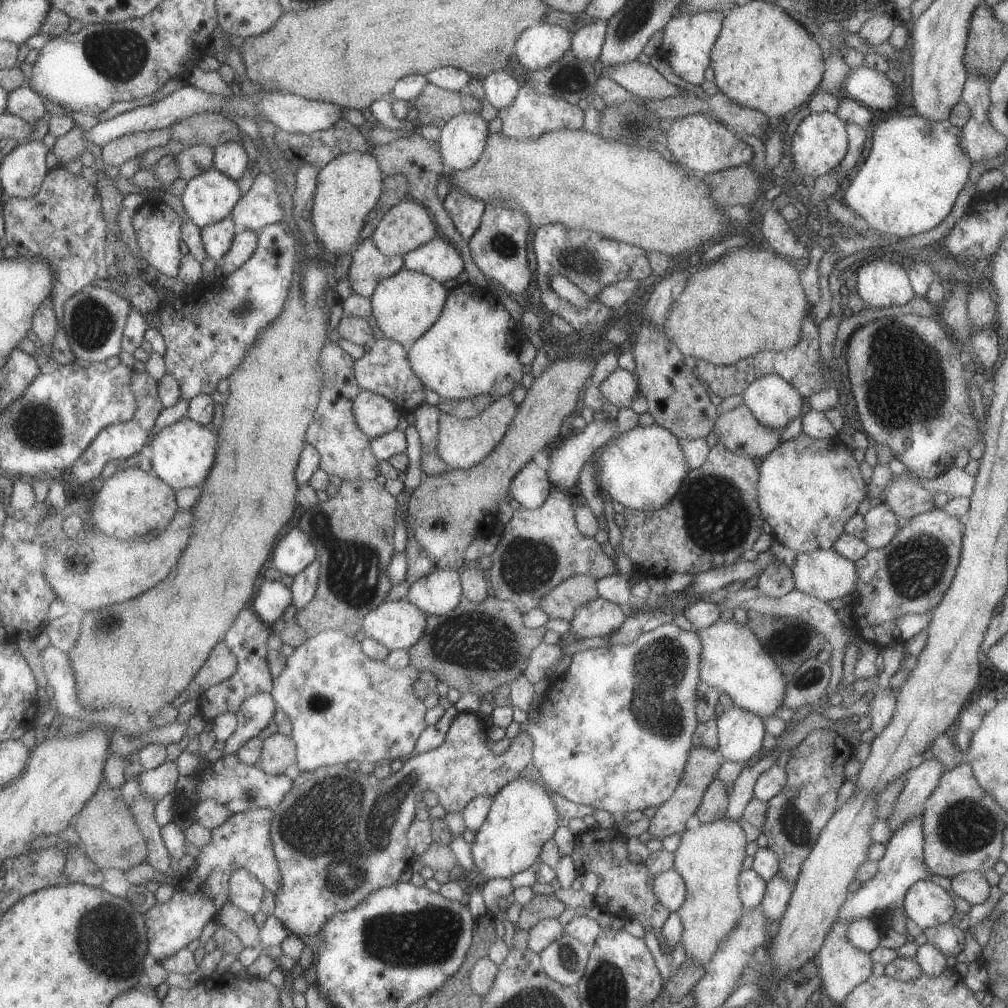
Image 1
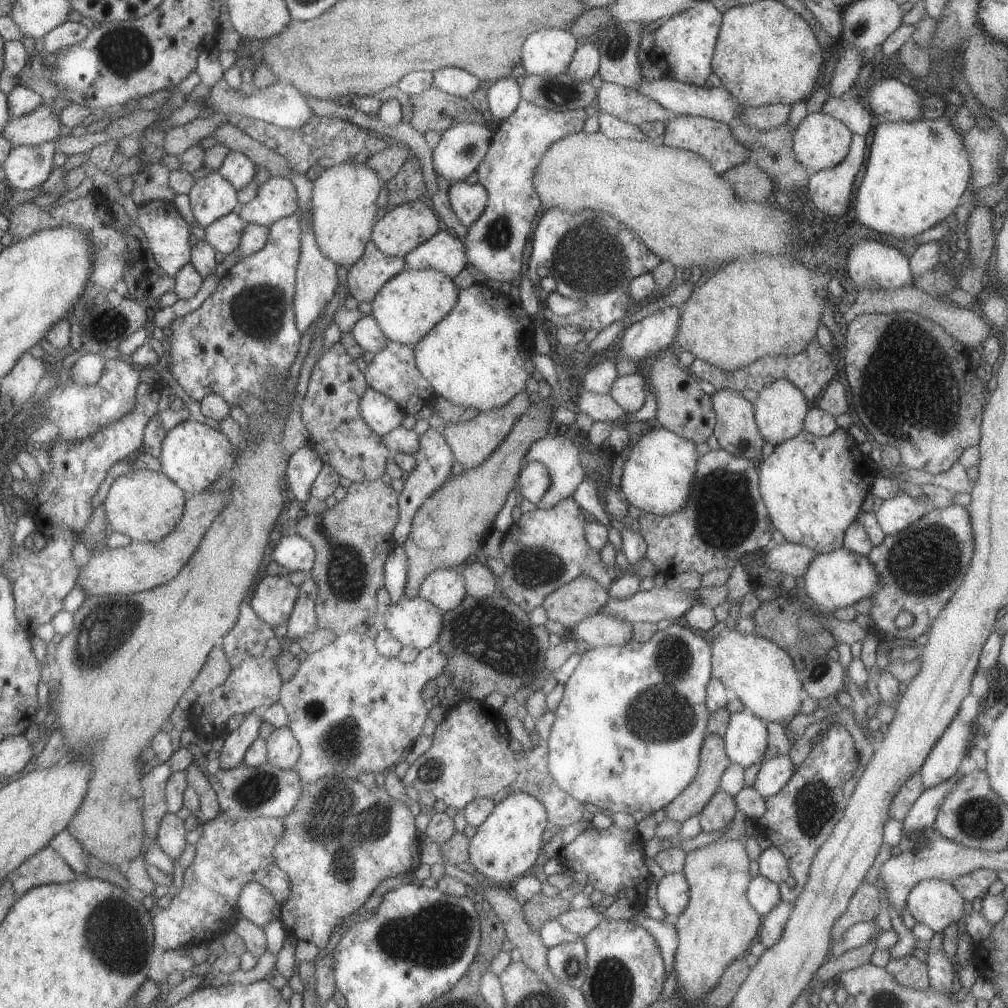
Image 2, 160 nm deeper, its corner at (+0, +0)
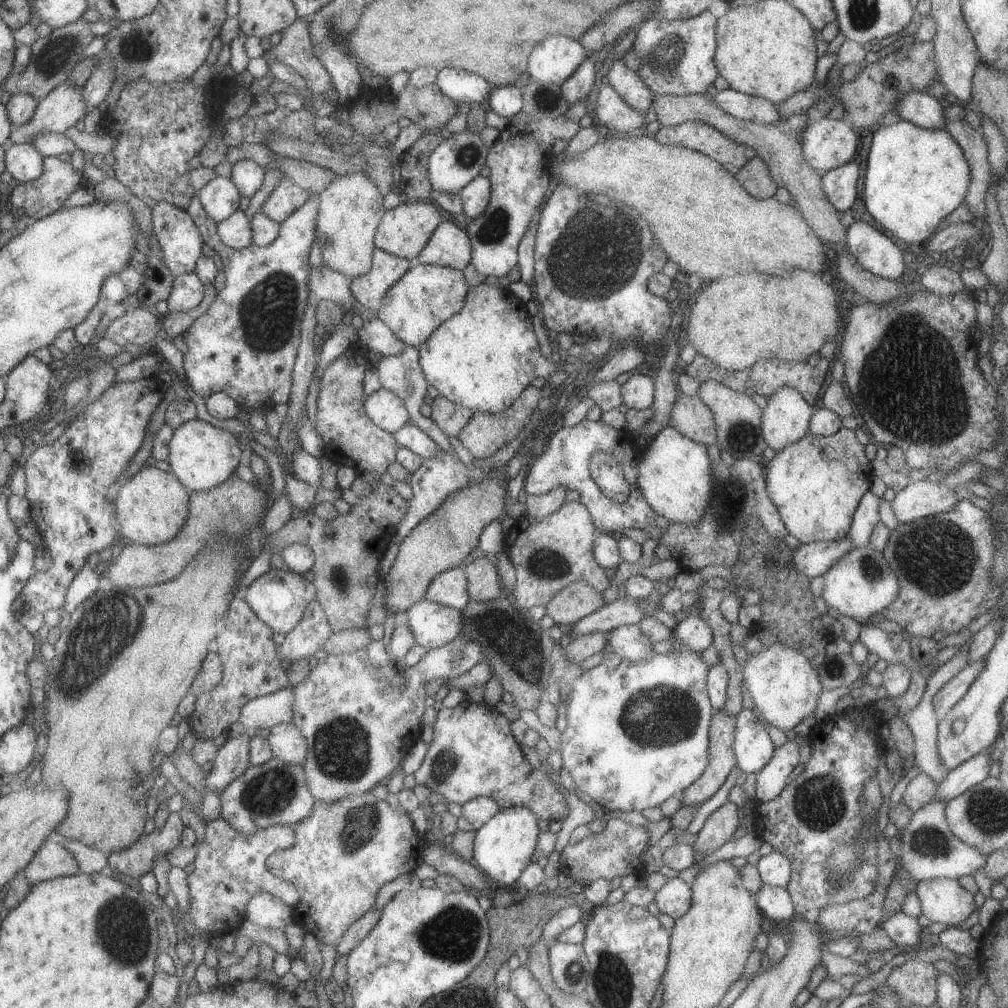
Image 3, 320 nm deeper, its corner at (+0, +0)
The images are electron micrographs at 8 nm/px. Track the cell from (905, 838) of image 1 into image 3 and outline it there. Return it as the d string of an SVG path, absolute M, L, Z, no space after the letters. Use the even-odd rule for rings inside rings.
M990 750L972 756L969 760L962 762L959 766L952 768L940 783L936 783L932 800L941 799L947 802L949 799L961 794L970 786L980 783L989 772L991 762Z

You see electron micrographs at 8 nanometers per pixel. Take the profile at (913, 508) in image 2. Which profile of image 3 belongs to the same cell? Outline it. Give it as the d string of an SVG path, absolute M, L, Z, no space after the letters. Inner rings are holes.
M925 479L911 481L890 500L890 507L899 523L906 523L918 518L934 517L937 513L950 511L959 501L955 492L946 484Z

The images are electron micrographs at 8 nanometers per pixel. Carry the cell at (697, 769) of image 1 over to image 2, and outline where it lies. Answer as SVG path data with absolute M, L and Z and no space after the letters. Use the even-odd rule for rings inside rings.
M706 734L699 750L697 774L691 778L689 785L672 802L661 808L665 819L683 823L697 816L703 806L709 802L719 789L719 780L725 768L729 766L725 755L723 740L719 736Z

